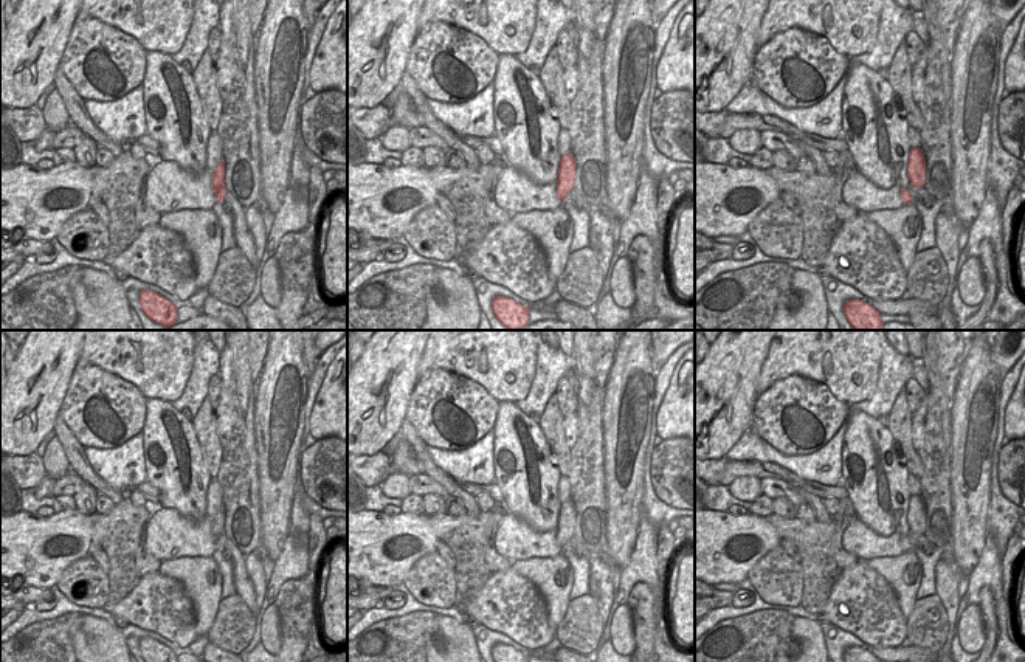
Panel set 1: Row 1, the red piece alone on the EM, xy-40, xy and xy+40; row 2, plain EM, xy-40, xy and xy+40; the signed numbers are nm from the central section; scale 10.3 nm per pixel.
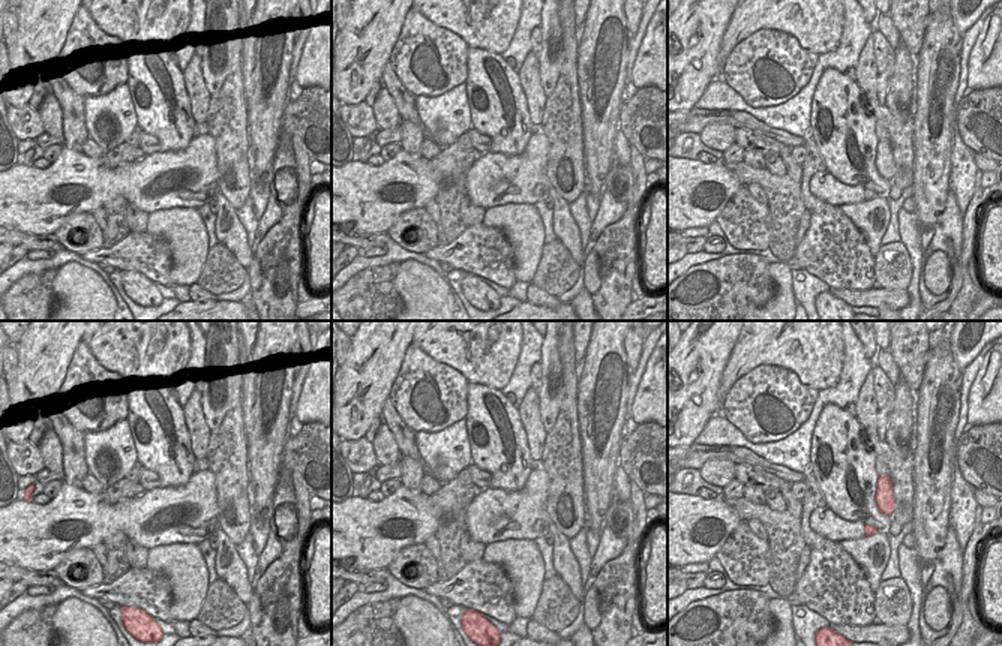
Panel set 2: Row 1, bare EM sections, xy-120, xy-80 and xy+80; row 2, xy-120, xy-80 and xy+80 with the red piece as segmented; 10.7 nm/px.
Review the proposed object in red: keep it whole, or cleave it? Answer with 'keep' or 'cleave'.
keep

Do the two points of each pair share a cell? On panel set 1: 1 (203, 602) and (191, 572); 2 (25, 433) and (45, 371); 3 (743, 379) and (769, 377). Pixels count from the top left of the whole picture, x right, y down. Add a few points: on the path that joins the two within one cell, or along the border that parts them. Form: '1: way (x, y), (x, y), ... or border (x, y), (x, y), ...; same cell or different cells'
1: way (203, 594), (203, 585), (199, 580); same cell
2: way (25, 417), (34, 386); same cell
3: border (769, 346), (755, 396); different cells

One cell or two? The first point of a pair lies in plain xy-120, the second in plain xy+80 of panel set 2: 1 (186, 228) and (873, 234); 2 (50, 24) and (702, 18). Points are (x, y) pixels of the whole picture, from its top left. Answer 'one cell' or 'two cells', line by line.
1: one cell
2: one cell

